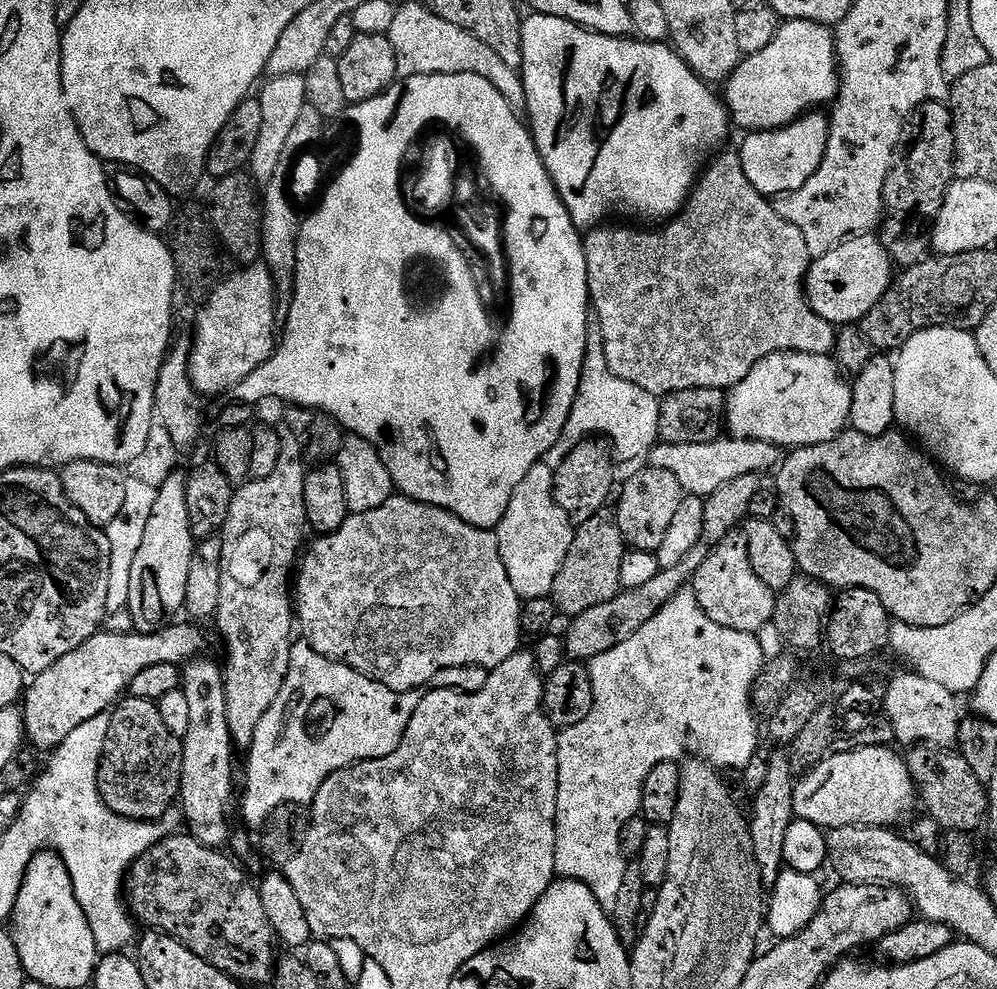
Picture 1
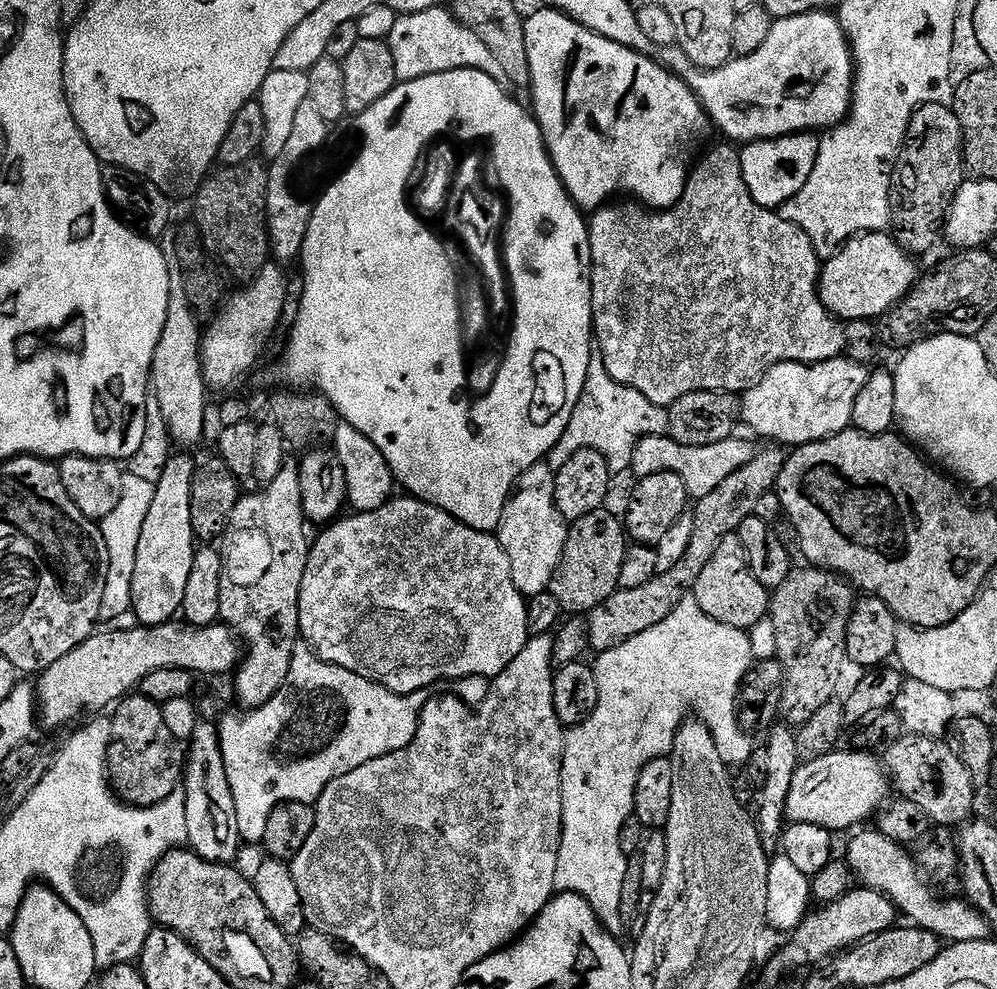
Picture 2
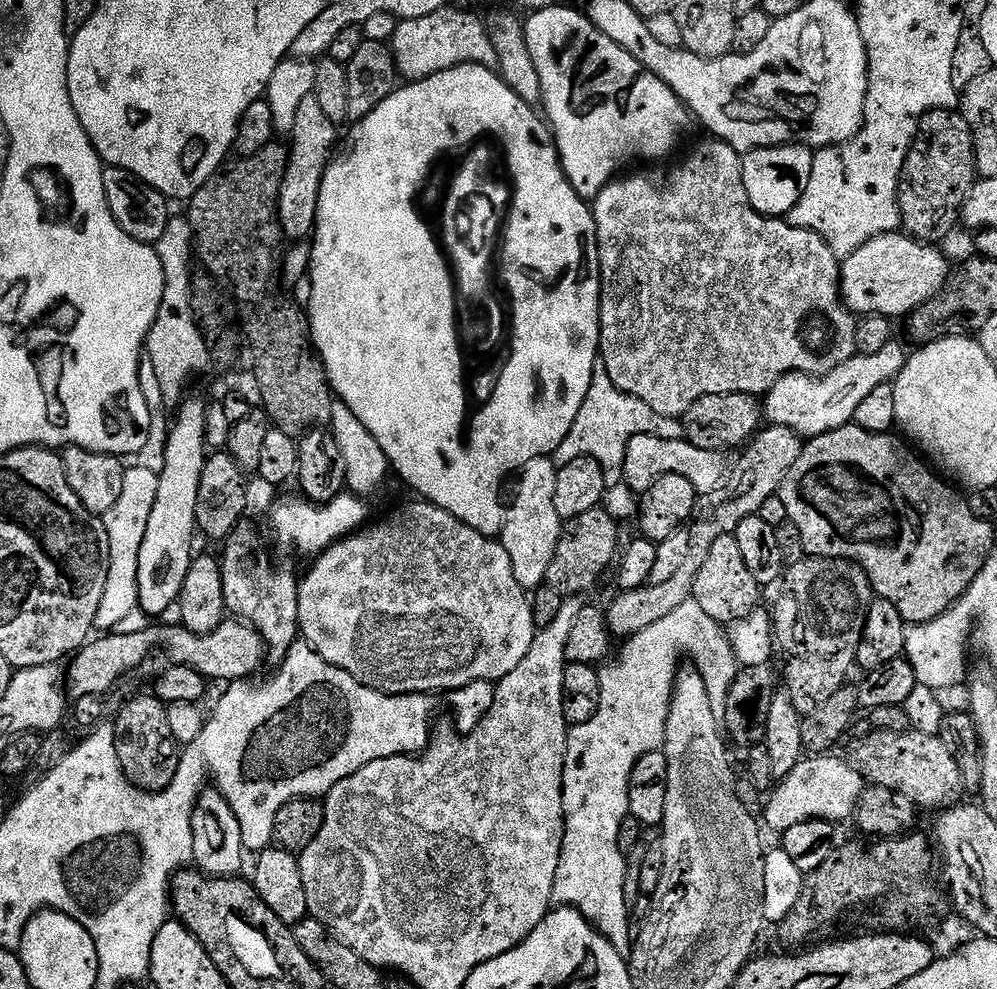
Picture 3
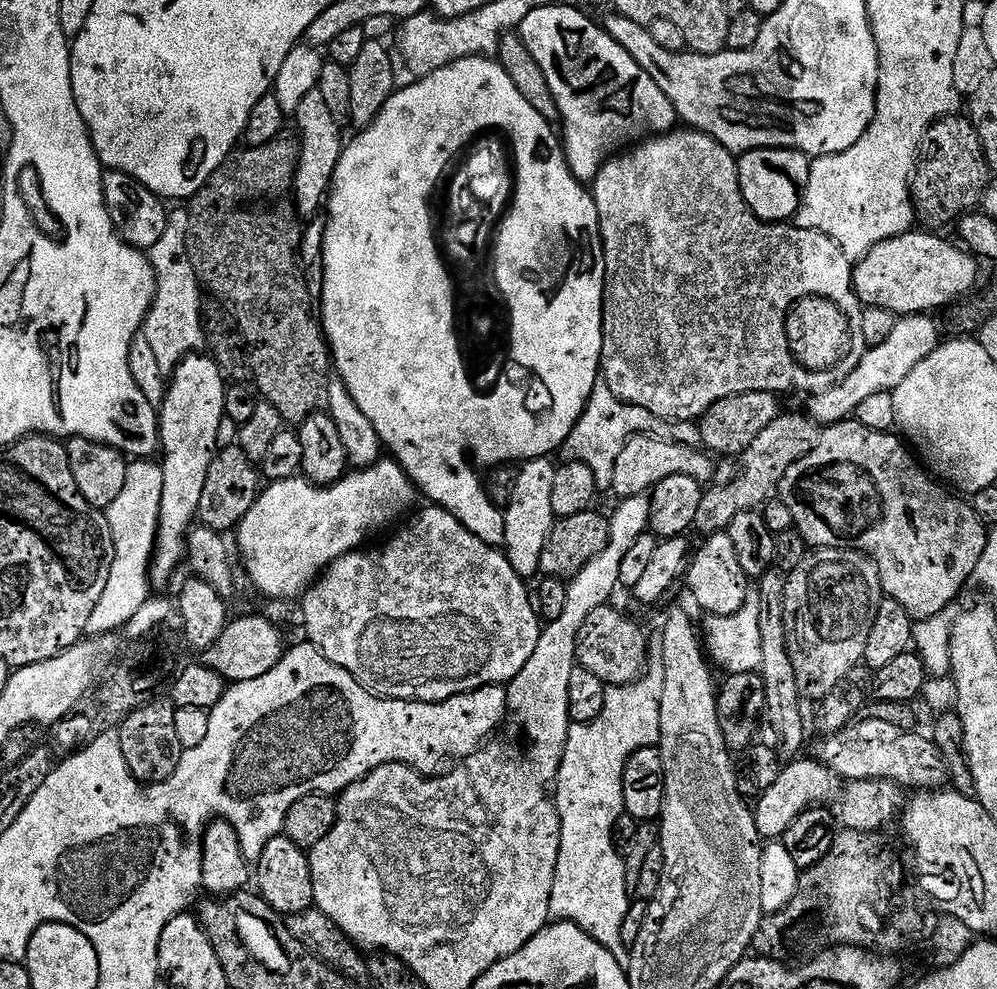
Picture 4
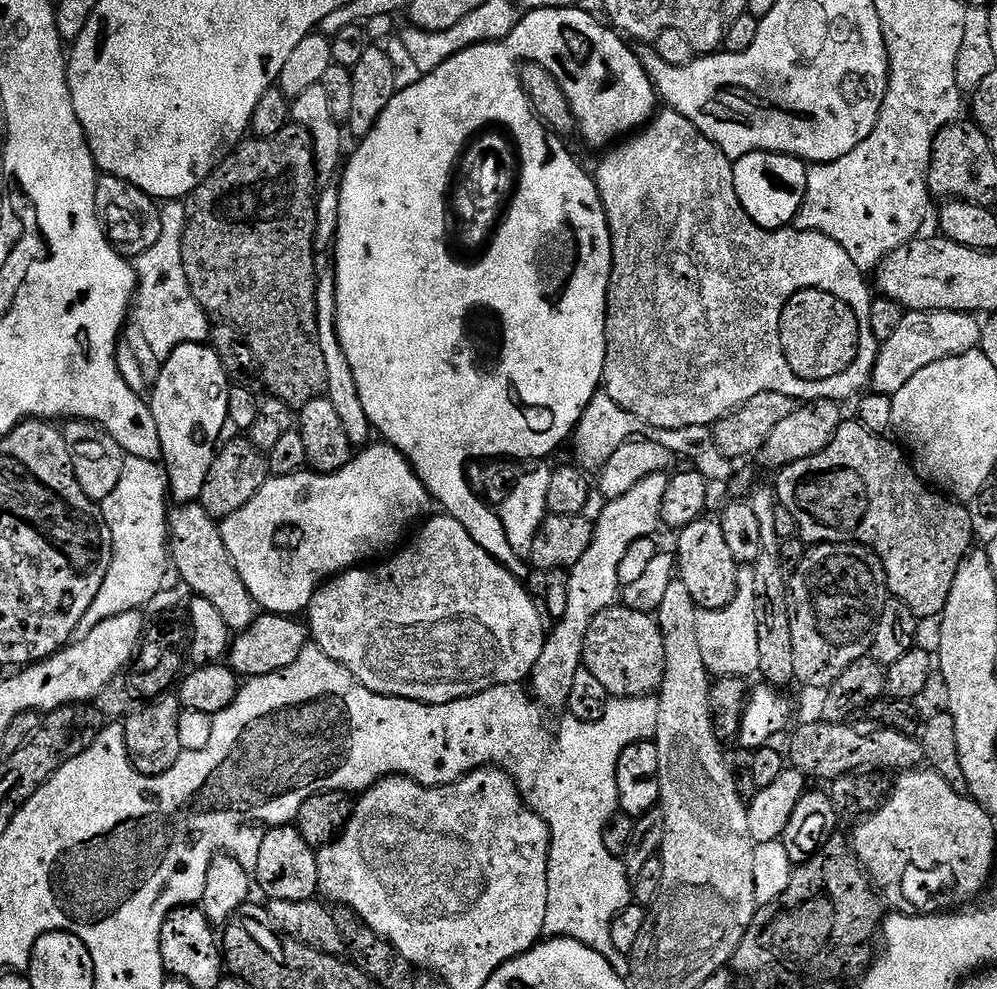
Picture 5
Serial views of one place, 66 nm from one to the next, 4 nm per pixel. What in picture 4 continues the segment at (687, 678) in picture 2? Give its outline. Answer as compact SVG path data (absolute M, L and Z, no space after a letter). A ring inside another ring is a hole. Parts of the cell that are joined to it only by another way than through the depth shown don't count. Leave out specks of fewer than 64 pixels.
M649 667L647 671L641 675L639 680L633 684L617 684L609 687L604 693L604 705L602 706L602 714L596 720L592 720L589 724L572 724L568 730L568 745L564 751L564 763L561 764L556 782L554 785L554 799L556 801L556 810L560 815L560 849L558 850L558 866L554 874L554 890L550 894L550 917L553 921L559 922L565 920L571 924L576 924L582 930L586 930L586 934L590 934L590 938L594 938L594 942L598 942L602 946L606 946L606 950L610 950L610 954L614 954L614 962L618 962L618 966L622 966L625 970L630 966L630 958L632 957L629 945L622 942L622 922L628 913L628 905L630 903L630 893L627 890L626 870L624 869L624 857L618 851L615 844L612 843L612 831L614 830L614 822L619 816L625 815L624 795L622 794L622 774L626 770L626 762L638 750L650 748L659 745L660 742L660 695L662 694L662 678L663 671L659 667Z

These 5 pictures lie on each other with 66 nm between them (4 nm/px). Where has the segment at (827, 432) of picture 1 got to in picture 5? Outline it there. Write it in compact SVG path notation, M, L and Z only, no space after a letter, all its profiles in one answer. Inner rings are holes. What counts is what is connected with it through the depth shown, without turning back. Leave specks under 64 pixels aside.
M905 311L902 326L879 345L870 381L871 391L893 397L906 386L906 382L910 382L910 378L914 378L914 374L918 374L918 370L926 370L926 366L934 362L973 351L980 343L981 327L981 321L967 312Z

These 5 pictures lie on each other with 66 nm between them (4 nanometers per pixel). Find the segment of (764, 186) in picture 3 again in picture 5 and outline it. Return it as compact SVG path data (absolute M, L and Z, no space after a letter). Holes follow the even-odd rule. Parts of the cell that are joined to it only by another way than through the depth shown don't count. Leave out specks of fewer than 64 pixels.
M751 152L732 165L734 170L734 190L738 190L738 202L742 202L742 210L750 214L750 218L763 228L786 228L795 221L800 213L802 202L806 198L806 182L809 165L797 156L787 156L781 152Z

